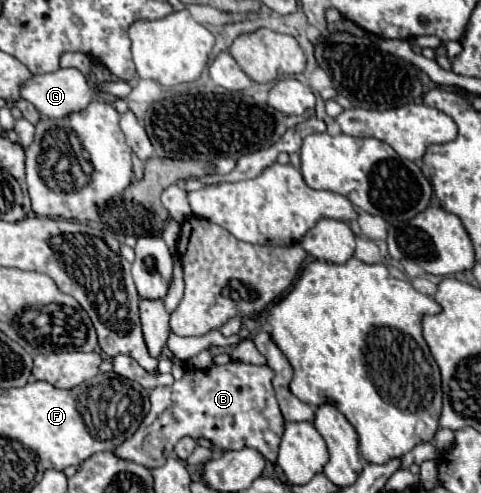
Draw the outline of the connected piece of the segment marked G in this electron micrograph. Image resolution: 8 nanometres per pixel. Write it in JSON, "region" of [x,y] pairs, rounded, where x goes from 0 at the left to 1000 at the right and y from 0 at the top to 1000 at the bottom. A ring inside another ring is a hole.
{"region":[[[119,140],[98,152],[69,152],[40,181],[40,197],[64,209],[85,237],[102,237],[102,241],[135,241],[148,229],[177,221],[198,197],[198,189],[202,185],[181,168],[181,160],[160,140]]]}

